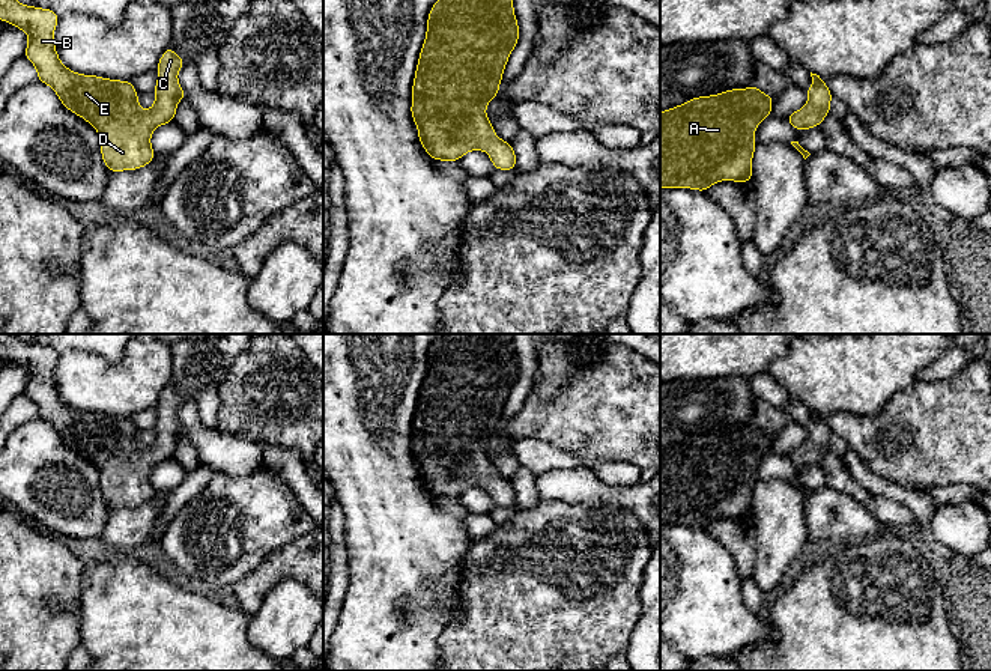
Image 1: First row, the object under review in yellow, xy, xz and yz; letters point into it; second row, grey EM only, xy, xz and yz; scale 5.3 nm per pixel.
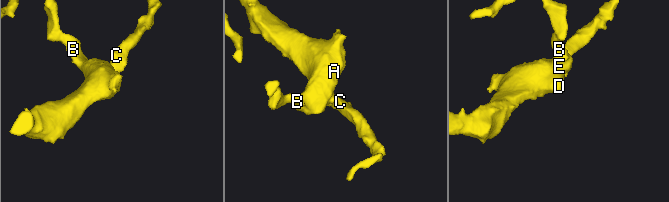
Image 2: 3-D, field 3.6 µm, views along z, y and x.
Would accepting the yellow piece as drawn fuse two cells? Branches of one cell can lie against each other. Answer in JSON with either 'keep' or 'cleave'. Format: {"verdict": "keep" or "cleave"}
{"verdict": "keep"}

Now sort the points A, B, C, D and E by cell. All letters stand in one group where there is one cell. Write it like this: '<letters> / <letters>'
A B C D E

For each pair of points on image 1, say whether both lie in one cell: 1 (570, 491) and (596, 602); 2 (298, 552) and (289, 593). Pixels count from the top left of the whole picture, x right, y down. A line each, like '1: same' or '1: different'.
1: different
2: different

